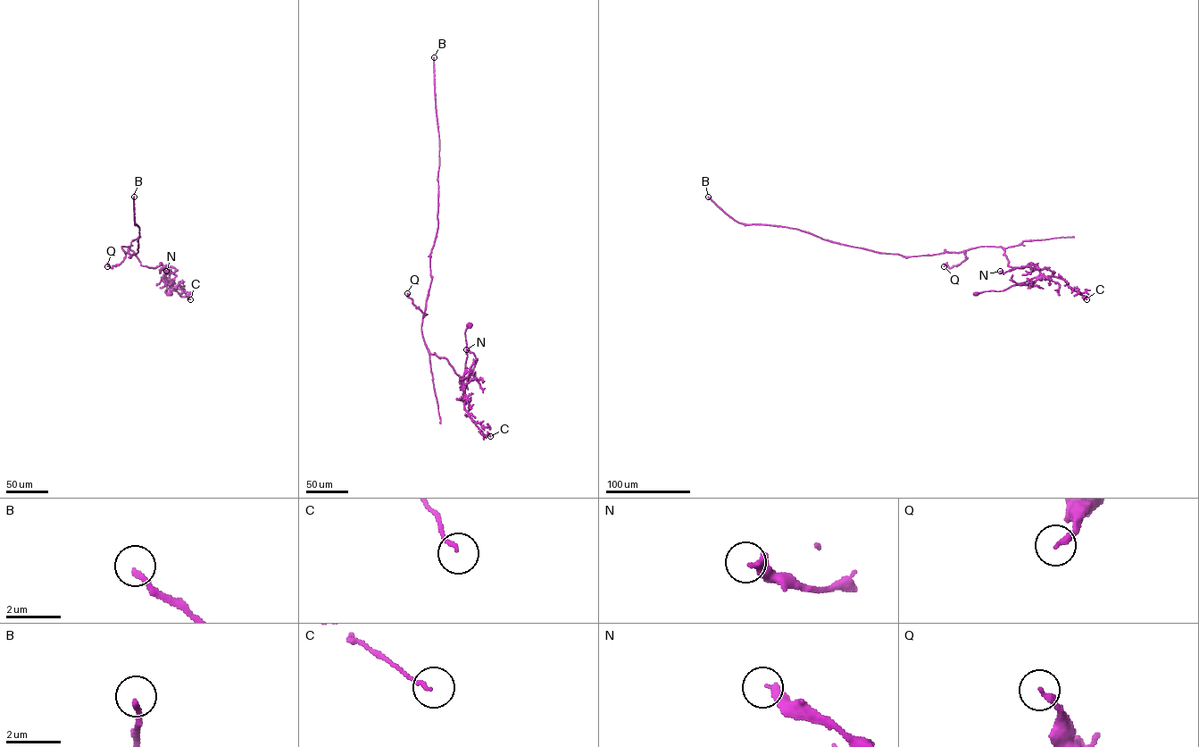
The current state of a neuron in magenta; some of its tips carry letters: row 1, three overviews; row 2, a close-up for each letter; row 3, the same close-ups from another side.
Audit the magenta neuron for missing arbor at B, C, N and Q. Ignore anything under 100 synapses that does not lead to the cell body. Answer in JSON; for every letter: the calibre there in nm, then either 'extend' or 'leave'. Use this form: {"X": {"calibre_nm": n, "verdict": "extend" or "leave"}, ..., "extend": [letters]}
{"B": {"calibre_nm": 180, "verdict": "extend"}, "C": {"calibre_nm": 100, "verdict": "leave"}, "N": {"calibre_nm": 340, "verdict": "leave"}, "Q": {"calibre_nm": 220, "verdict": "leave"}, "extend": ["B"]}

